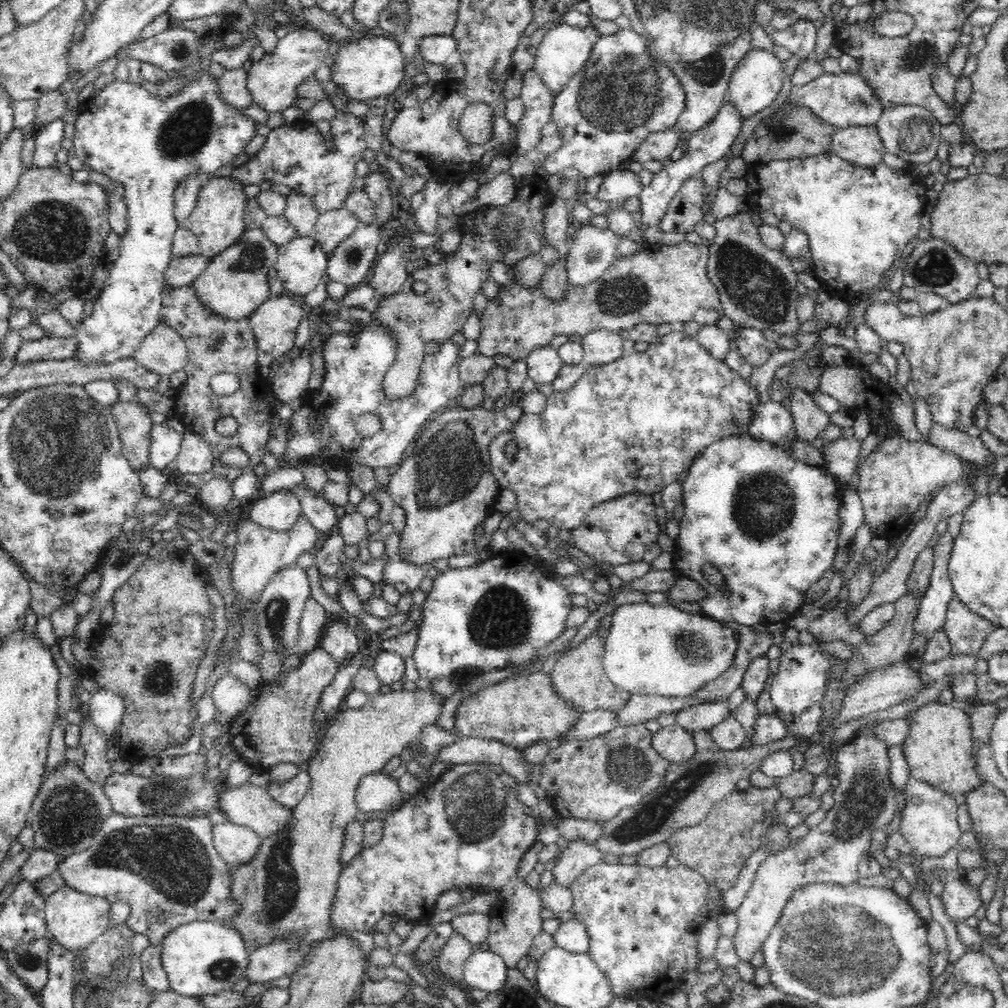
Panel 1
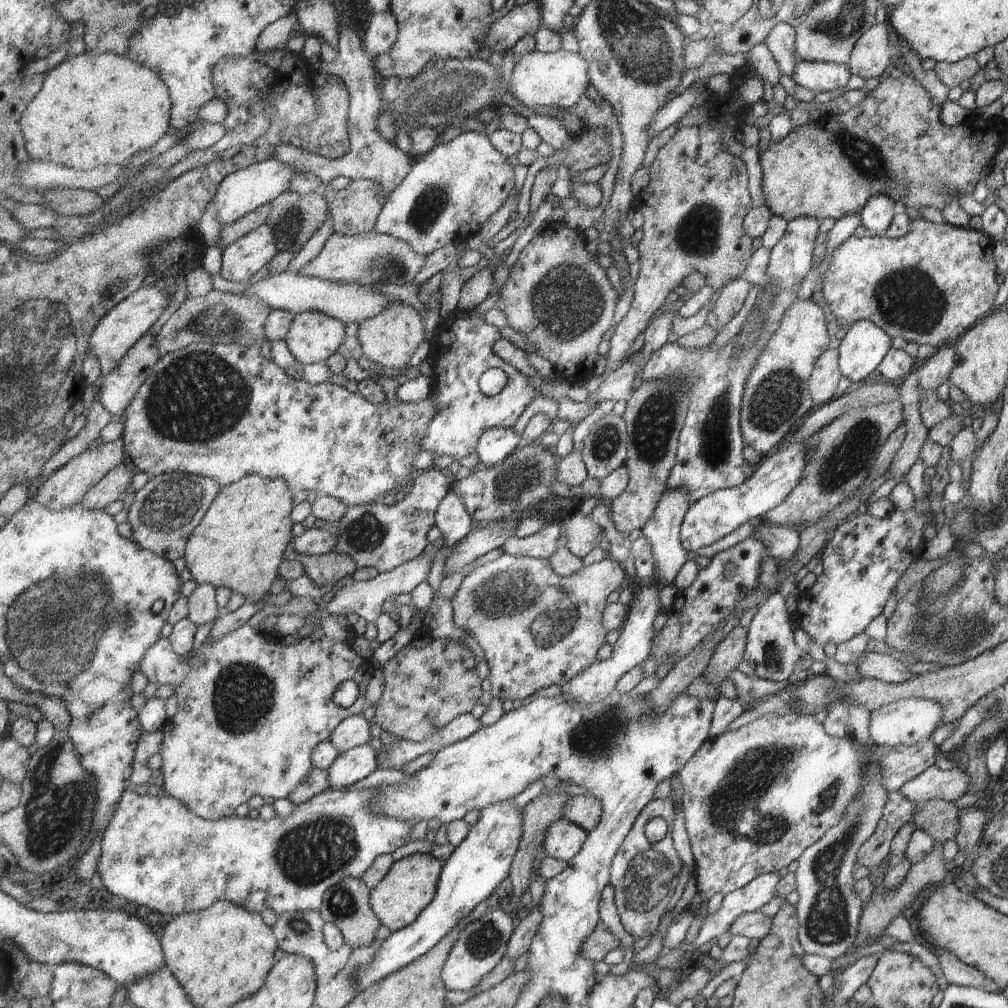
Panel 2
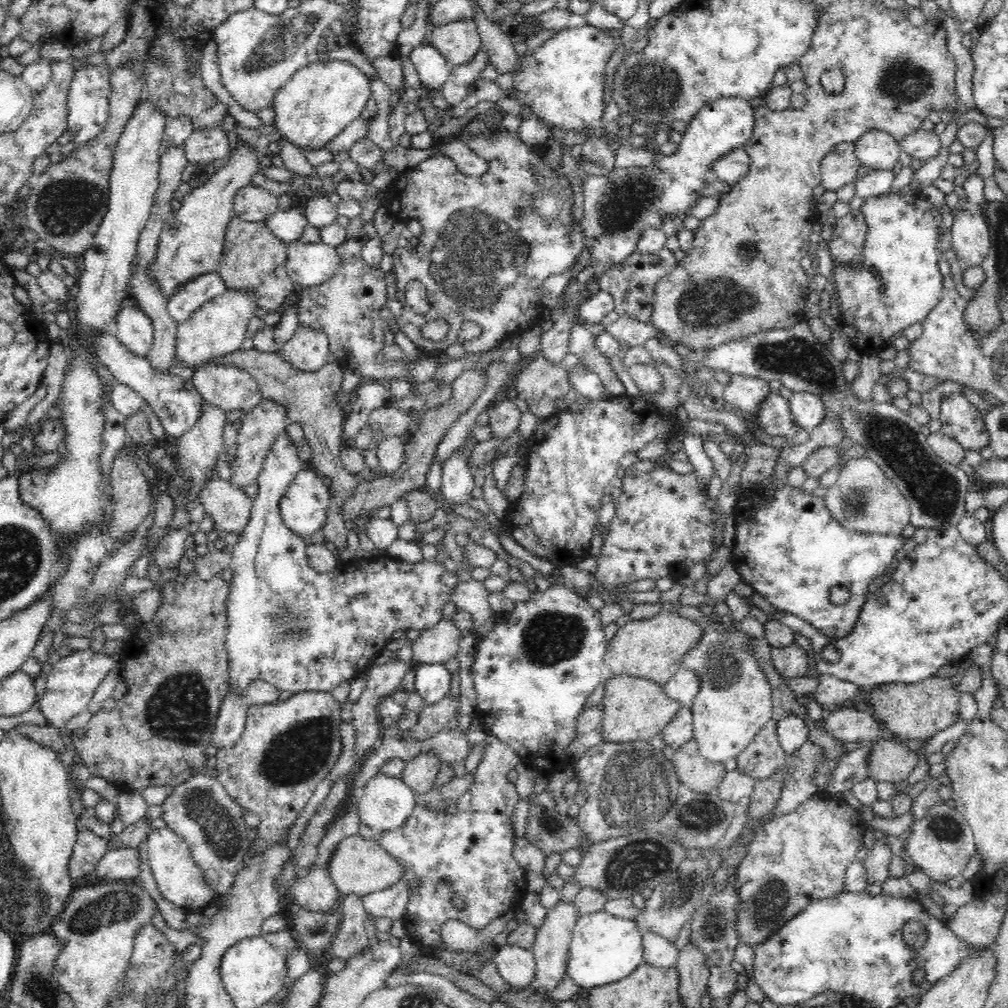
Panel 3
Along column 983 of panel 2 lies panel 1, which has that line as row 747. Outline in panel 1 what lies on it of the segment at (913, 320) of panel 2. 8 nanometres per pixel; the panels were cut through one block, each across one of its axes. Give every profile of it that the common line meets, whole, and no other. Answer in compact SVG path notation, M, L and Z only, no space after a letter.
M316 647L302 655L301 665L287 677L278 676L278 686L260 685L251 692L251 702L240 716L234 717L228 733L233 749L259 771L267 772L279 762L299 766L315 750L325 724L313 726L312 715L319 694L337 671L338 662L324 648Z

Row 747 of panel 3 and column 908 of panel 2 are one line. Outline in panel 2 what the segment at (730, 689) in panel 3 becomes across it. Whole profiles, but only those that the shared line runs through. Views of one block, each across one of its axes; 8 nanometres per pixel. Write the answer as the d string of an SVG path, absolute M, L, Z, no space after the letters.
M904 698L884 704L869 714L867 734L874 744L883 746L915 746L923 740L930 738L931 732L941 722L941 706L931 700L918 698Z

